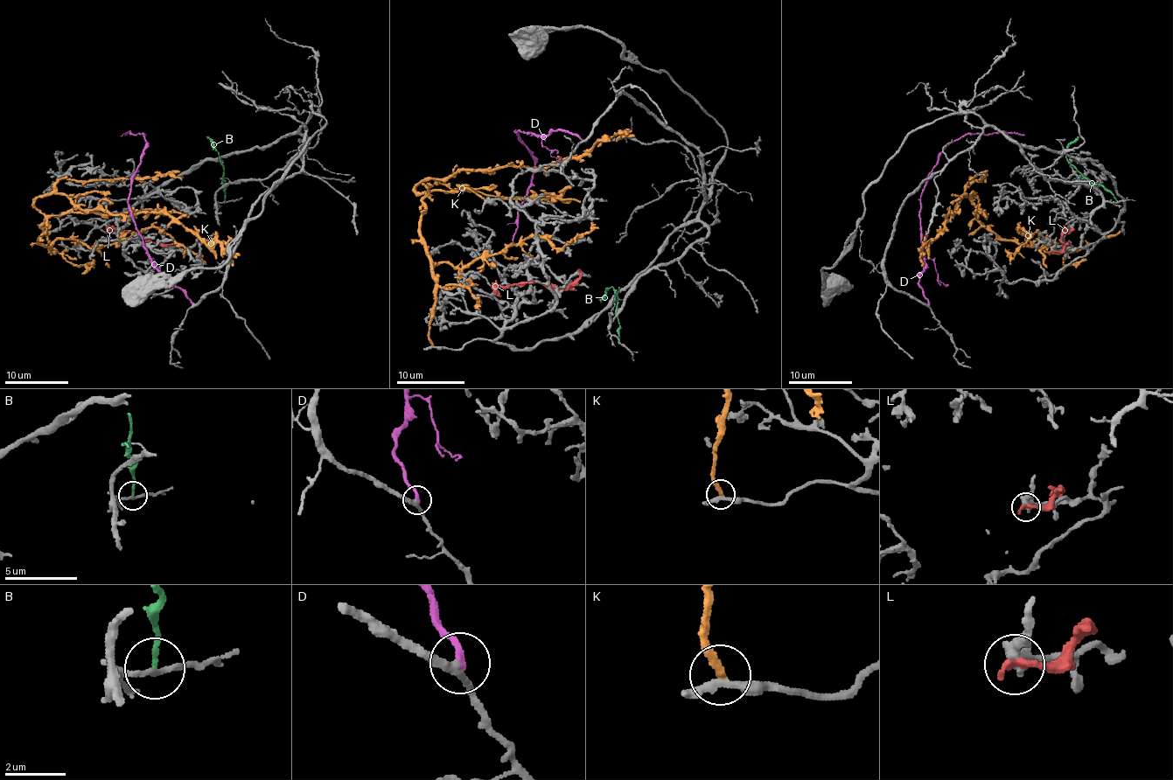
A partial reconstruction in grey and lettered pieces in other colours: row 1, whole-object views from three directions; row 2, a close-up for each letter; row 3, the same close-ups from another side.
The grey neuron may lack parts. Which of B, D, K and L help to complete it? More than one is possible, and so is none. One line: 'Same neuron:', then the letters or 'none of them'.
Same neuron: D

